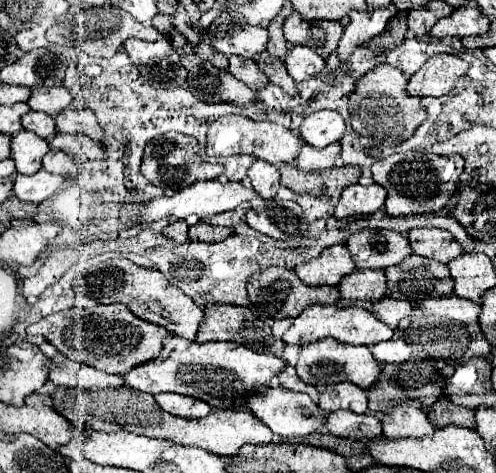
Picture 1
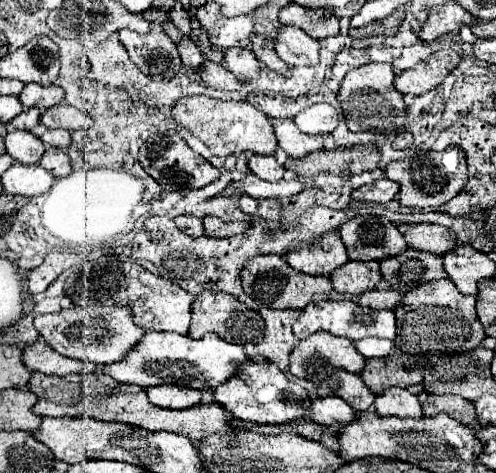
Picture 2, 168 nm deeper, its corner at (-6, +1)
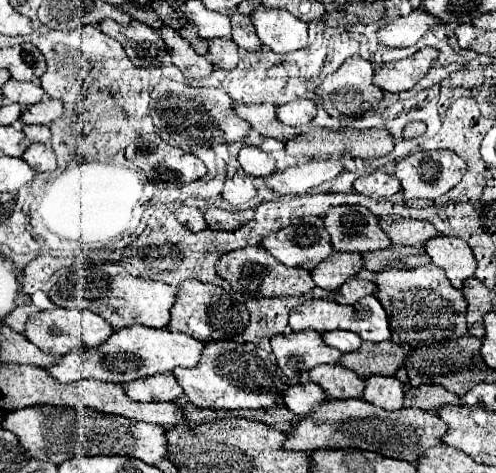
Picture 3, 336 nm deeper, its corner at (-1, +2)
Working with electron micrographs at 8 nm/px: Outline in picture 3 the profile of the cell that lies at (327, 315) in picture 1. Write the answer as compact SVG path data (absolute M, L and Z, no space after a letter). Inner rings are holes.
M365 297L355 305L339 305L329 299L309 299L295 307L289 317L289 327L293 331L303 331L303 329L315 329L315 331L335 331L335 329L347 329L357 333L363 341L385 341L391 337L389 331L389 321L387 313L381 307L381 303L375 297Z

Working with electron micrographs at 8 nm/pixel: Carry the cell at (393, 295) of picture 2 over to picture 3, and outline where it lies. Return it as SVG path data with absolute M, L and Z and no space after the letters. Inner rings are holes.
M351 279L347 283L341 285L341 289L337 289L333 293L333 299L337 303L345 303L345 305L353 305L359 299L363 299L365 295L375 295L377 285L371 281L363 281L363 279Z

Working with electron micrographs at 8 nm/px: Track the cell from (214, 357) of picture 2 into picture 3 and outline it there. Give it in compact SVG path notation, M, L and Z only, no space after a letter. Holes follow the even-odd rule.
M131 325L117 329L107 343L99 347L81 347L57 357L57 365L47 371L61 383L75 383L79 379L99 379L109 383L129 383L159 373L173 373L177 367L197 367L205 343L185 333L171 333L167 329L151 329L145 325Z

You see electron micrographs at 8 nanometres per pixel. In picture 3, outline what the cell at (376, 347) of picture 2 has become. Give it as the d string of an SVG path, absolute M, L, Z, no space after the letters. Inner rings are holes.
M327 331L327 333L323 333L323 339L327 345L331 345L343 353L357 351L357 347L361 347L361 343L363 343L359 335L353 335L349 331Z

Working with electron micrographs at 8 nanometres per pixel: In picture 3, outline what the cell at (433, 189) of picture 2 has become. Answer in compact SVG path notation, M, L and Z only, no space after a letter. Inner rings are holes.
M419 151L395 167L395 177L401 181L403 197L405 199L427 199L433 201L453 189L465 175L467 165L461 157L457 157L453 151Z

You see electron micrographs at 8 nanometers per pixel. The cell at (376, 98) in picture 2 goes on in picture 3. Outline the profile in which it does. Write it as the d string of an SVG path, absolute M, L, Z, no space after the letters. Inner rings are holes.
M361 57L347 59L347 63L343 63L333 75L329 75L317 87L317 95L323 99L325 111L333 119L353 121L353 119L363 117L367 111L373 109L375 103L383 101L383 91L373 85L373 75L375 75L375 65L371 65L367 59L361 59Z

